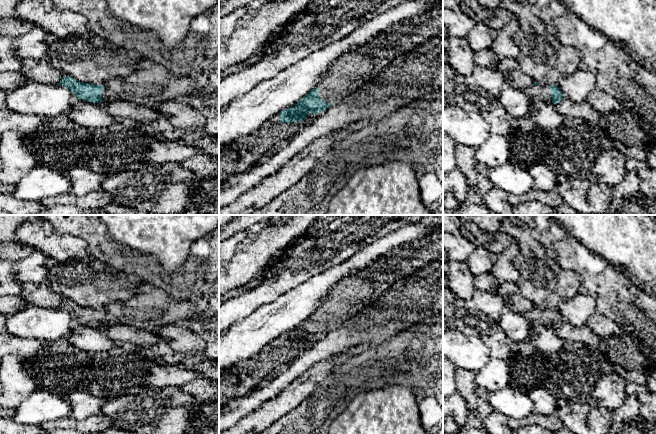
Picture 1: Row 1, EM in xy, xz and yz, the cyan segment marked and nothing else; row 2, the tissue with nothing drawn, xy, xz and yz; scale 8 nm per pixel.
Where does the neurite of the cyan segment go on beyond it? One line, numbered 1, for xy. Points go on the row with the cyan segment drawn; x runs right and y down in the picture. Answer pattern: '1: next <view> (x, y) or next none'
1: next xy (108, 97)

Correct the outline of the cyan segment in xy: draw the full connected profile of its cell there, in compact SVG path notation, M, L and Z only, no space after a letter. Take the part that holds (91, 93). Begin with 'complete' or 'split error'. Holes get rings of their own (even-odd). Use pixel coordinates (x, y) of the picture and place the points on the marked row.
split error; M71 76L63 77L59 84L67 87L78 99L90 103L101 103L103 106L107 106L112 101L117 100L104 85L83 83Z

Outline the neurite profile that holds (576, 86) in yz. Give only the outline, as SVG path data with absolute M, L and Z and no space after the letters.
M581 68L572 74L561 76L557 86L564 97L581 103L585 102L588 94L596 88L596 78L592 72Z

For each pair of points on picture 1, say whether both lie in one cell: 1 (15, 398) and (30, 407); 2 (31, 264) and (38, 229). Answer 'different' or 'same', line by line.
1: different
2: different

